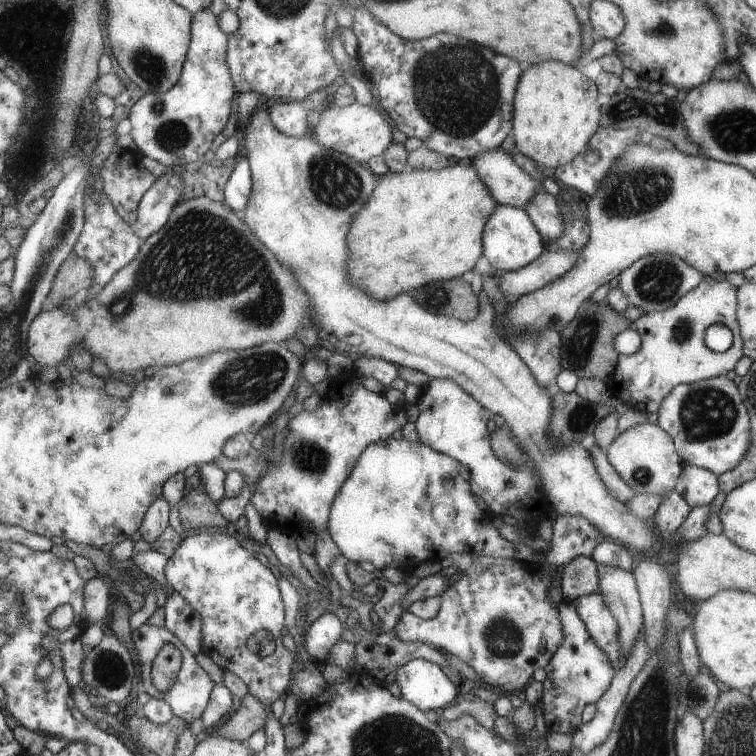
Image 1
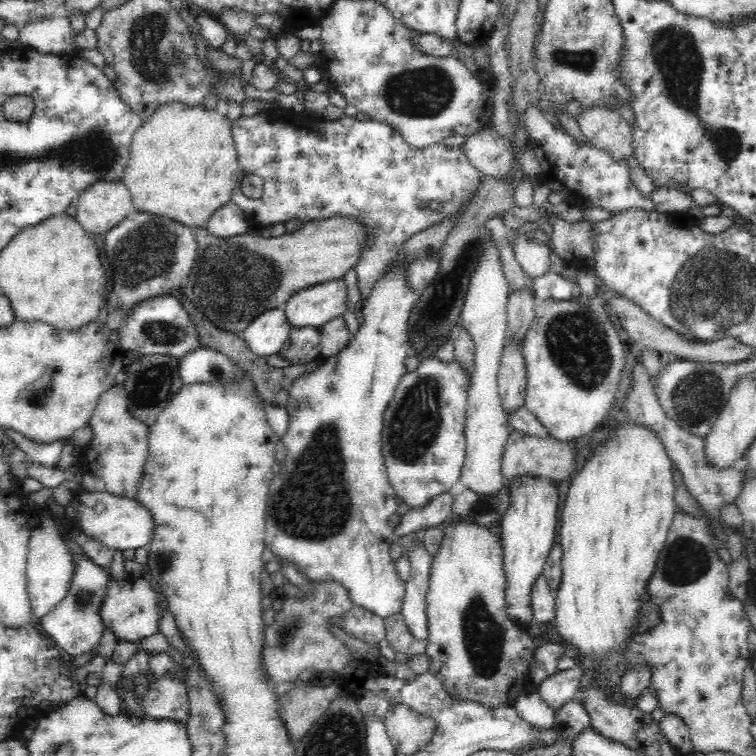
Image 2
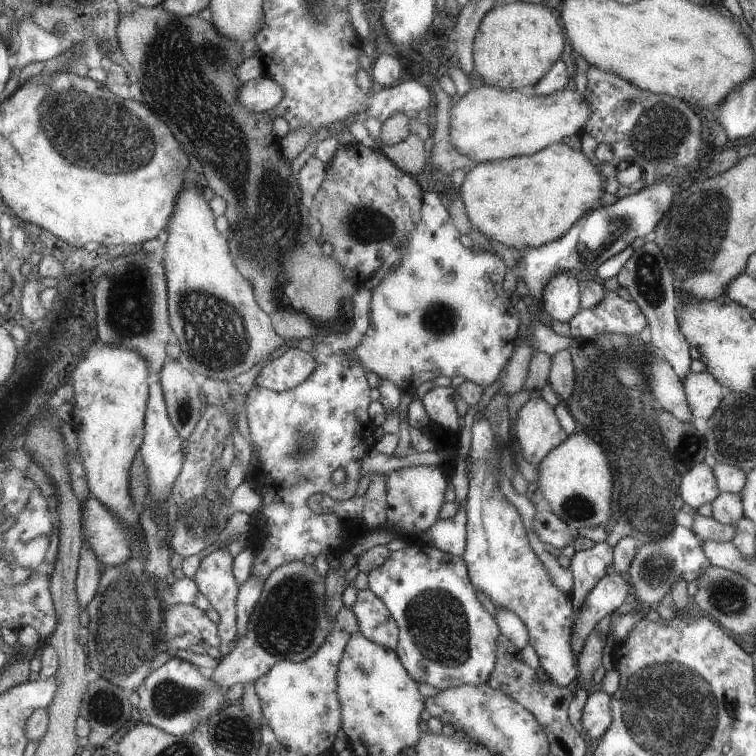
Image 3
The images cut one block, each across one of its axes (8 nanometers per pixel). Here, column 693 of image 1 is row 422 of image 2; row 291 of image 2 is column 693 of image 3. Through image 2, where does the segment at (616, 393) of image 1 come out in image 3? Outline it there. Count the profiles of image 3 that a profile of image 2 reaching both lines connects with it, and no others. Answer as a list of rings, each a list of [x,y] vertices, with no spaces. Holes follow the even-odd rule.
[[[706,370],[703,372],[687,372],[682,381],[683,390],[687,397],[689,412],[693,418],[711,417],[720,405],[721,399],[728,393],[728,389],[721,386]]]

